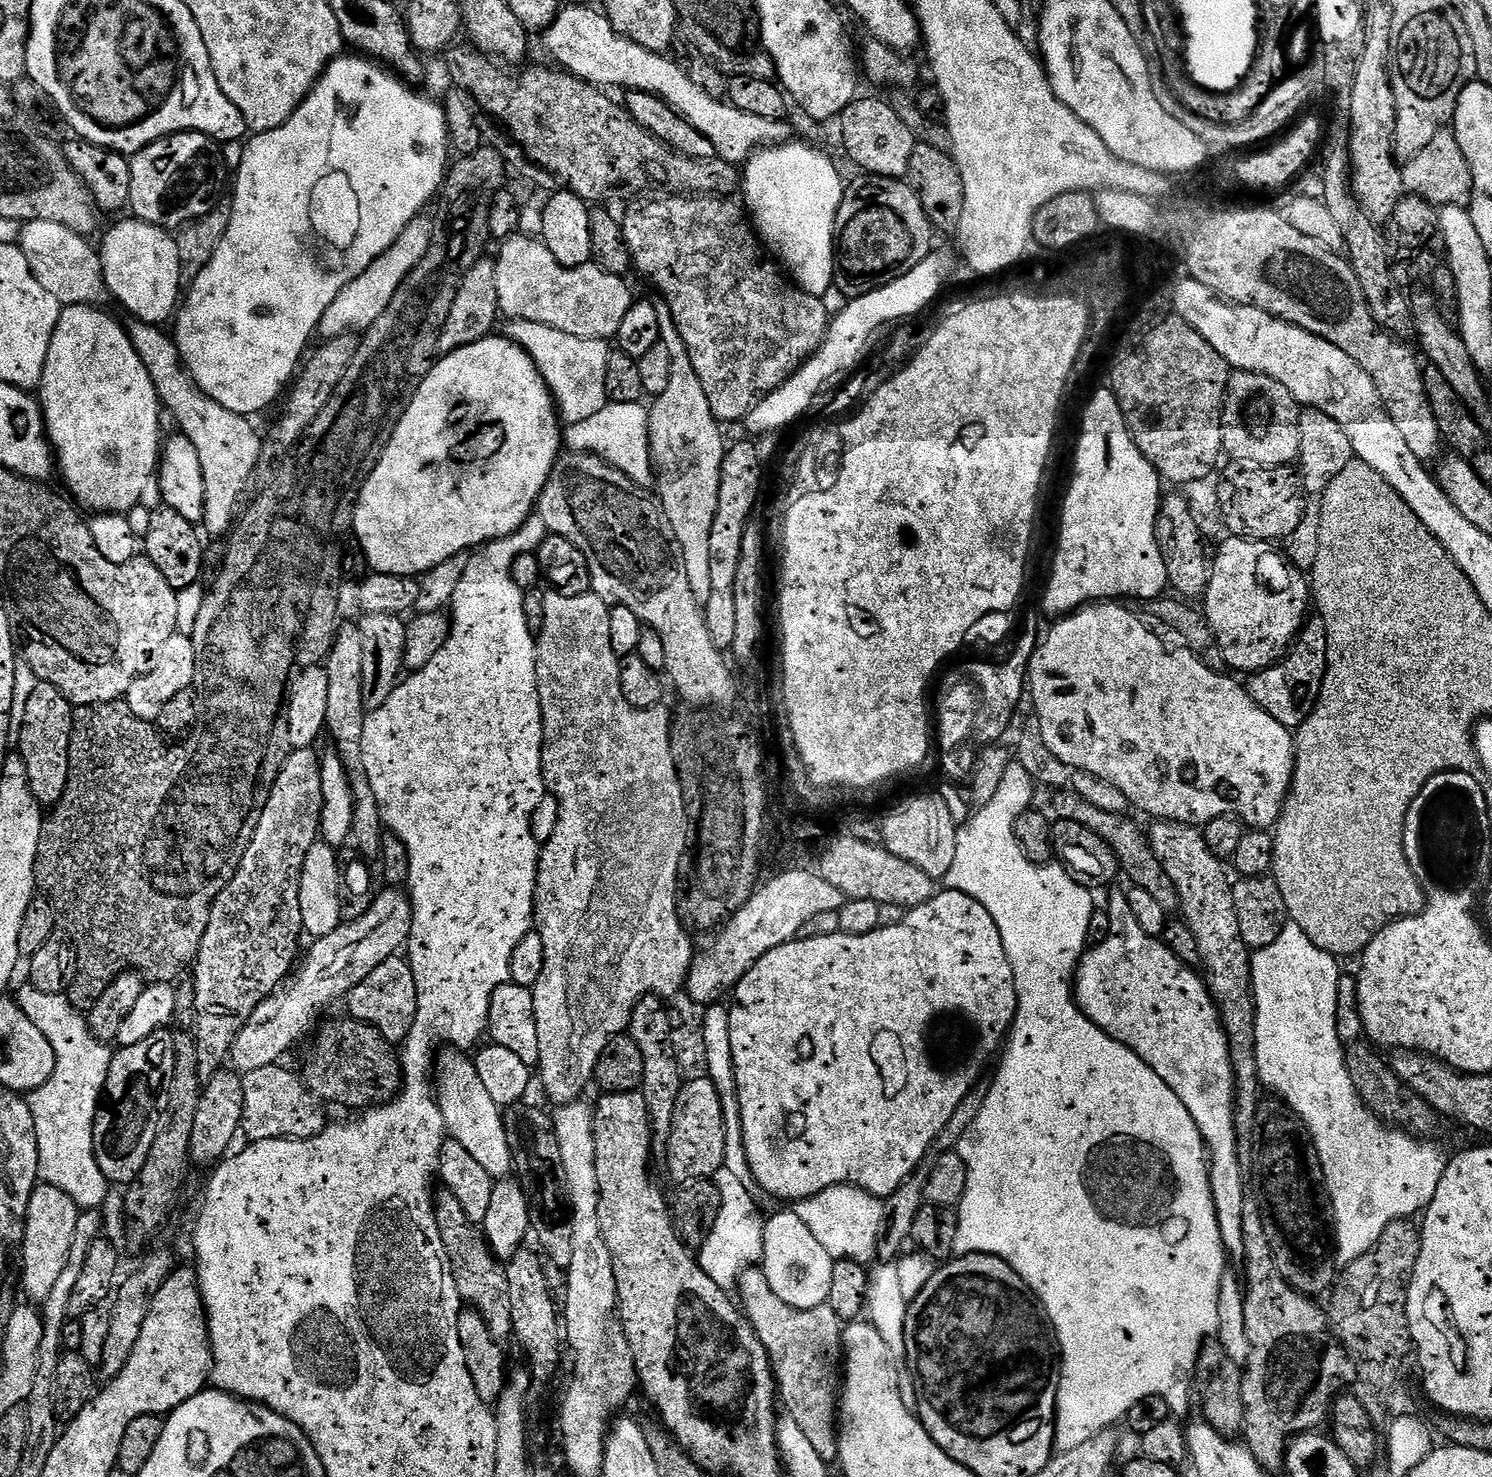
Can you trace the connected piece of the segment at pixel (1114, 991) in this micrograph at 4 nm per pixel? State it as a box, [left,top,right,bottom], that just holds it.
[1074,891,1244,1261]

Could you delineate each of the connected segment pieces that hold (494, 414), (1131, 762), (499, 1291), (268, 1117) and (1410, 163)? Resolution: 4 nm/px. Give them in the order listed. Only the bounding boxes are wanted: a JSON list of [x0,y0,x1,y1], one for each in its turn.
[[354,334,562,578],[1027,602,1296,830],[435,1187,513,1342],[242,1064,326,1141],[1401,126,1473,208]]

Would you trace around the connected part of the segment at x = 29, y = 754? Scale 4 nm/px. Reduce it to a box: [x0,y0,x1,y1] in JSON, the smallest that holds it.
[18,682,74,806]

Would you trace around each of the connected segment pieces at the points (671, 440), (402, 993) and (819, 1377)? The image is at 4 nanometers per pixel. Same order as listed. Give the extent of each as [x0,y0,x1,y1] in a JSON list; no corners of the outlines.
[[648,302,726,602],[346,955,418,1046],[739,1266,844,1461]]

